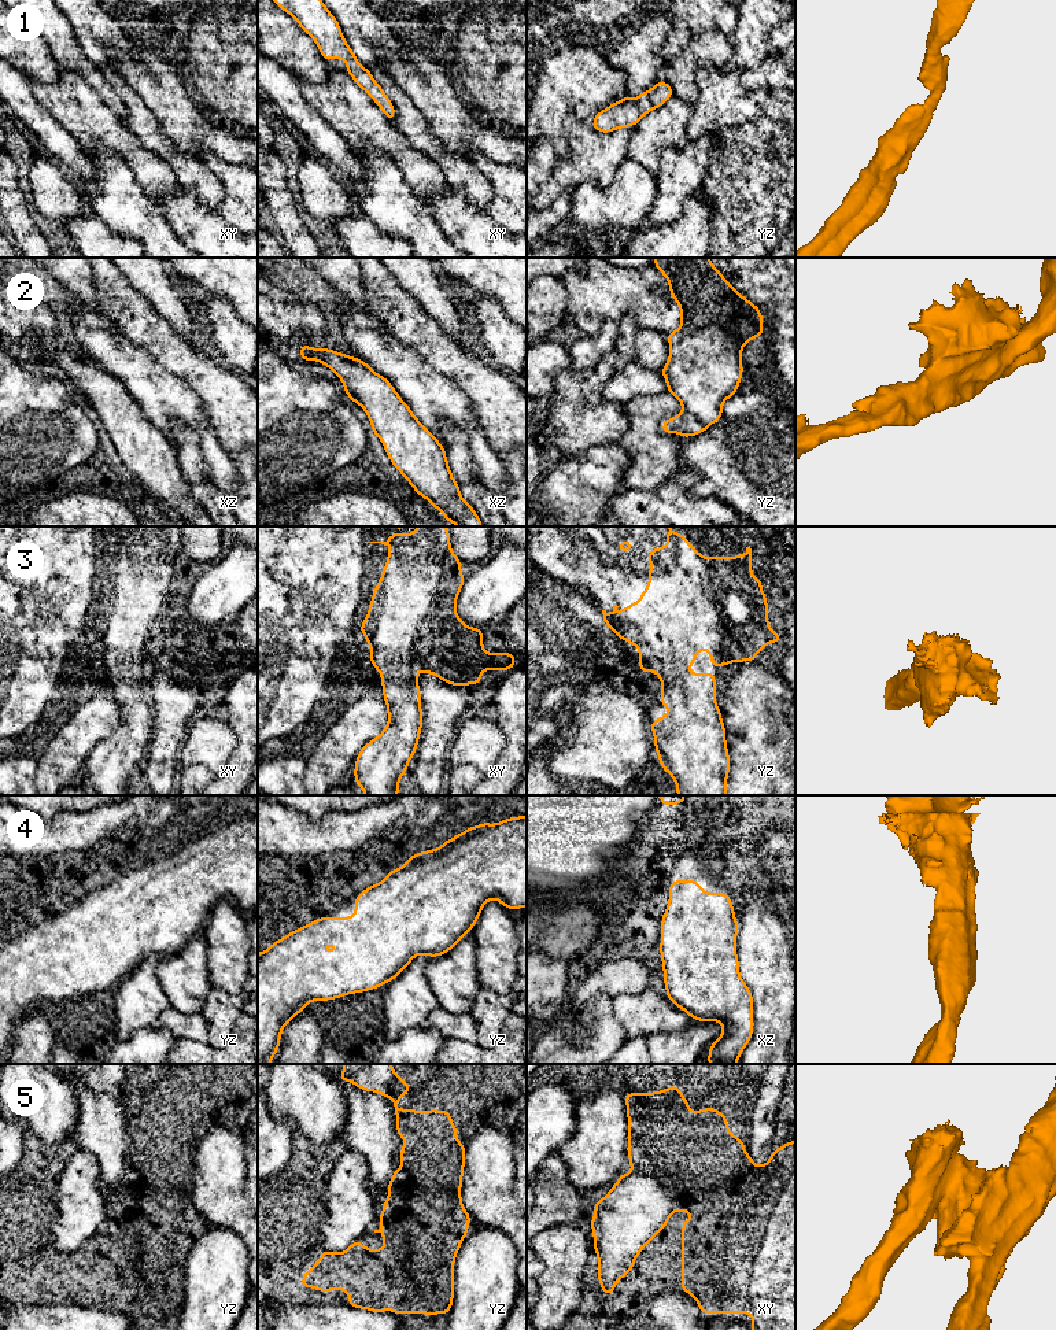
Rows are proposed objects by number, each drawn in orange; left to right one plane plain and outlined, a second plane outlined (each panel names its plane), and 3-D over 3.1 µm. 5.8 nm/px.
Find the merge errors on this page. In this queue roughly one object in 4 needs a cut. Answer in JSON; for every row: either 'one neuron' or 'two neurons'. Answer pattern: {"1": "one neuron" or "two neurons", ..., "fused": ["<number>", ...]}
{"1": "one neuron", "2": "one neuron", "3": "one neuron", "4": "one neuron", "5": "two neurons", "fused": ["5"]}

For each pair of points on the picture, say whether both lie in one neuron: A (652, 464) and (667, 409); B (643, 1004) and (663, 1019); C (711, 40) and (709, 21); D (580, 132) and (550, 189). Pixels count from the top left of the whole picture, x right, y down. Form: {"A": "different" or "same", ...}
{"A": "same", "B": "same", "C": "different", "D": "same"}

